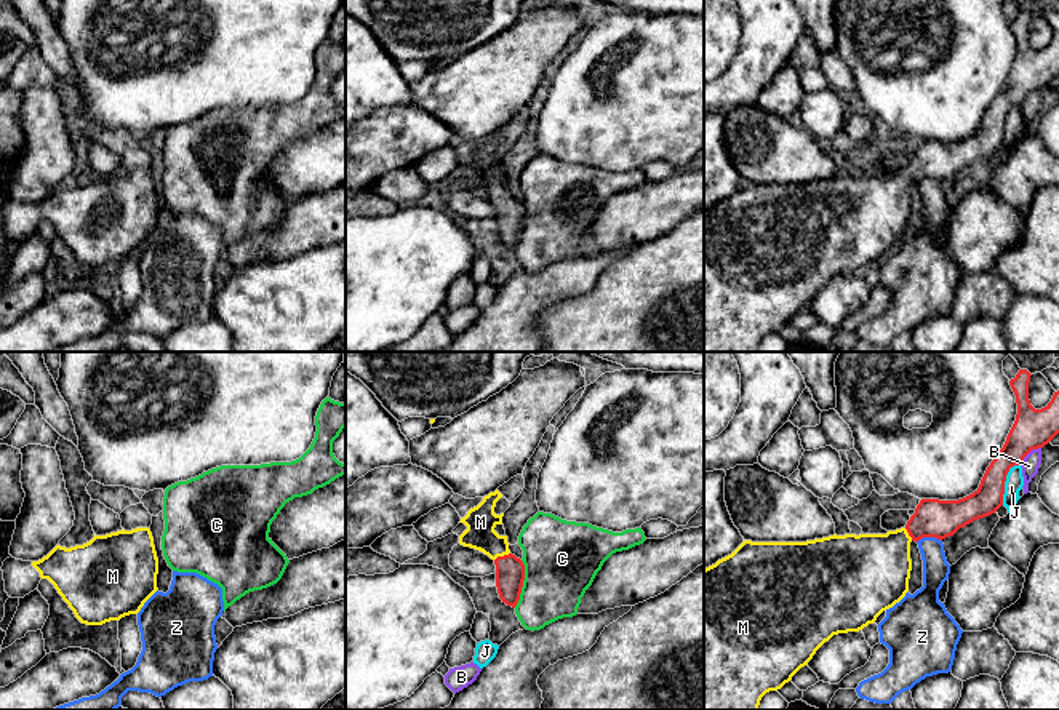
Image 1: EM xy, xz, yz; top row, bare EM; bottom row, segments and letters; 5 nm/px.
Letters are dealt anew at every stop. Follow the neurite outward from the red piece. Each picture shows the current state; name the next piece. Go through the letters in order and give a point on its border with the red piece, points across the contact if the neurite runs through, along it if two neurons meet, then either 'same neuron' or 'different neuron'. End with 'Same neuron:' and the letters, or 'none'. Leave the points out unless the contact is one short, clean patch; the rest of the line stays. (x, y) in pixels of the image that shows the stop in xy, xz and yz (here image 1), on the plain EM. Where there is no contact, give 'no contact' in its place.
B: contact yz (1029, 93); border yz (1040, 88), (1034, 90), (1019, 104); different neuron
C: contact xz (522, 226); different neuron
J: contact yz (1005, 122); different neuron
M: contact xz (501, 199); way xz (509, 211), (501, 199), (480, 175), (480, 163); same neuron
Z: contact yz (928, 178); different neuron
Same neuron: M

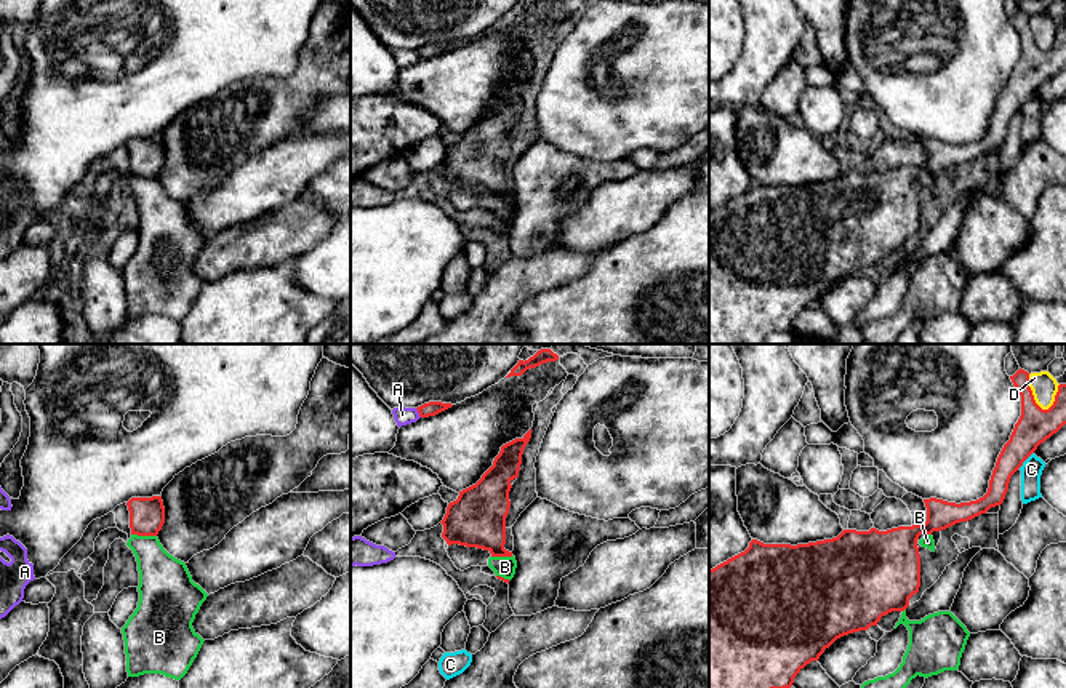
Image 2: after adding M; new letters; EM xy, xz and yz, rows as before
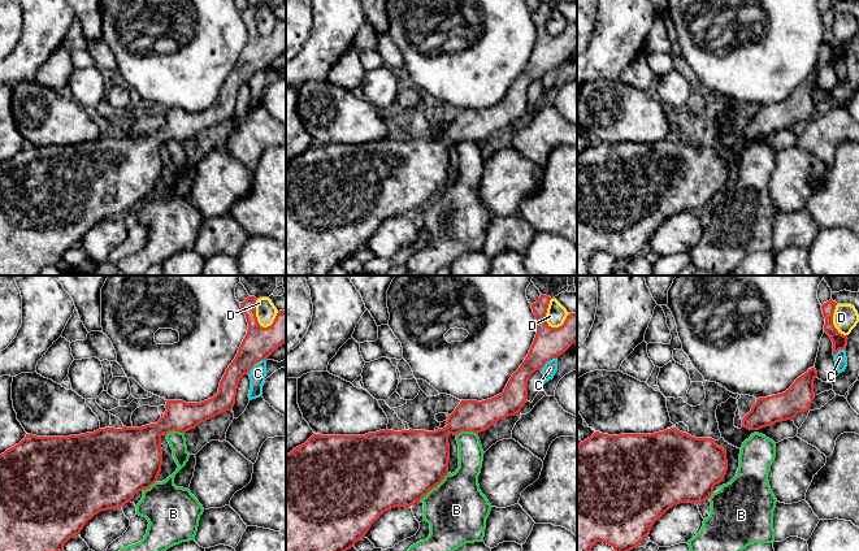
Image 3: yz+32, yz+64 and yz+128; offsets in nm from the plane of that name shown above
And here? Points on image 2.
A: contact xz (418, 53); different neuron
B: contact xy (144, 176); different neuron
C: contact yz (1026, 100); border yz (1033, 93), (1018, 109); different neuron
D: contact yz (1031, 36); different neuron
Same neuron: none

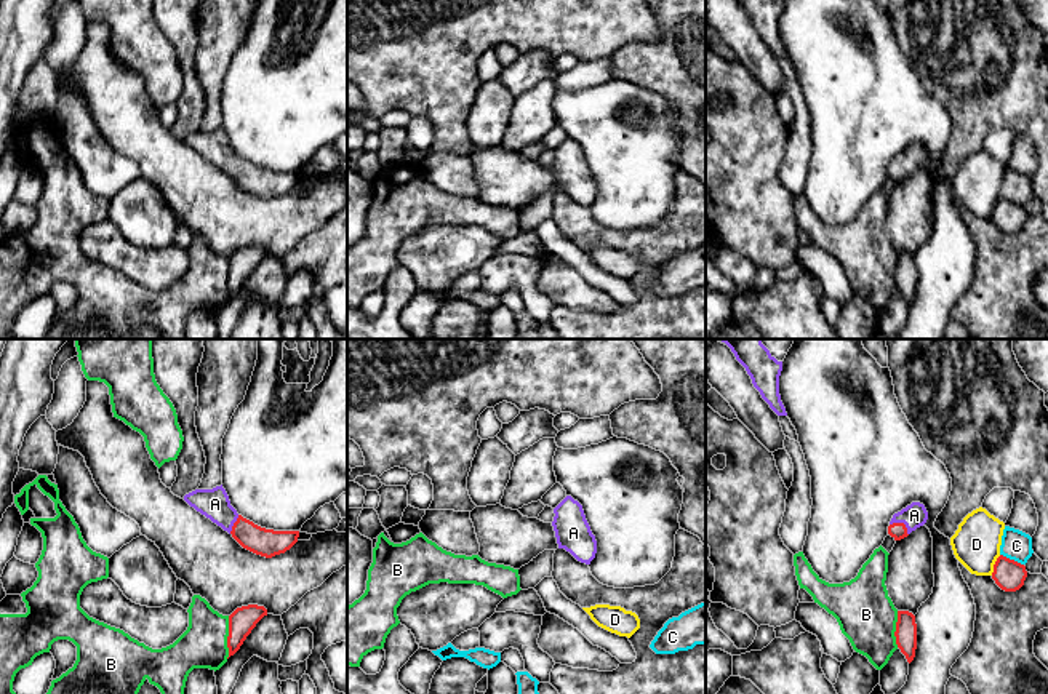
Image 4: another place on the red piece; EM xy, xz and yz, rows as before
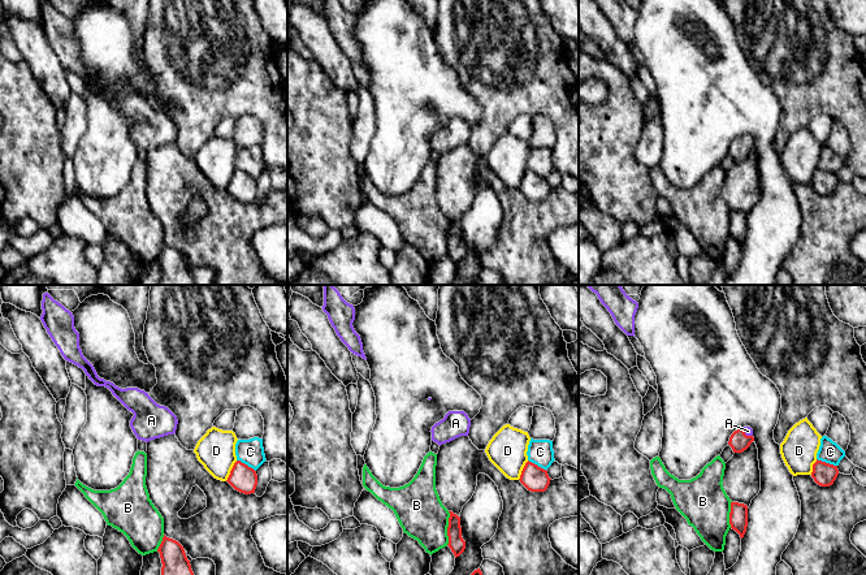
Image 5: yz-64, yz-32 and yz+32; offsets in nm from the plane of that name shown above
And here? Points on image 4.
A: contact yz (903, 165); way yz (896, 171), (903, 165), (914, 157); same neuron
B: contact xy (228, 279); different neuron
C: contact yz (1012, 202); different neuron
D: contact yz (994, 207); different neuron
Same neuron: A

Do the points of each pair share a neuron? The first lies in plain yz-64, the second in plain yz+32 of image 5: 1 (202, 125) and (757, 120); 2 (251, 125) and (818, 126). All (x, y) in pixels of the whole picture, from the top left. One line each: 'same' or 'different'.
1: different
2: different

